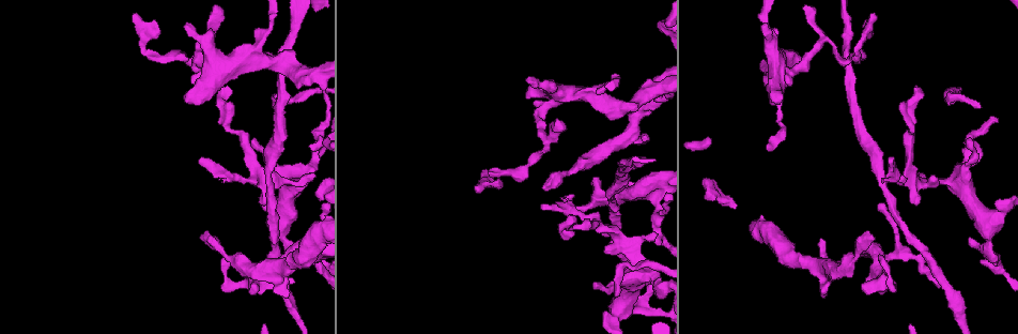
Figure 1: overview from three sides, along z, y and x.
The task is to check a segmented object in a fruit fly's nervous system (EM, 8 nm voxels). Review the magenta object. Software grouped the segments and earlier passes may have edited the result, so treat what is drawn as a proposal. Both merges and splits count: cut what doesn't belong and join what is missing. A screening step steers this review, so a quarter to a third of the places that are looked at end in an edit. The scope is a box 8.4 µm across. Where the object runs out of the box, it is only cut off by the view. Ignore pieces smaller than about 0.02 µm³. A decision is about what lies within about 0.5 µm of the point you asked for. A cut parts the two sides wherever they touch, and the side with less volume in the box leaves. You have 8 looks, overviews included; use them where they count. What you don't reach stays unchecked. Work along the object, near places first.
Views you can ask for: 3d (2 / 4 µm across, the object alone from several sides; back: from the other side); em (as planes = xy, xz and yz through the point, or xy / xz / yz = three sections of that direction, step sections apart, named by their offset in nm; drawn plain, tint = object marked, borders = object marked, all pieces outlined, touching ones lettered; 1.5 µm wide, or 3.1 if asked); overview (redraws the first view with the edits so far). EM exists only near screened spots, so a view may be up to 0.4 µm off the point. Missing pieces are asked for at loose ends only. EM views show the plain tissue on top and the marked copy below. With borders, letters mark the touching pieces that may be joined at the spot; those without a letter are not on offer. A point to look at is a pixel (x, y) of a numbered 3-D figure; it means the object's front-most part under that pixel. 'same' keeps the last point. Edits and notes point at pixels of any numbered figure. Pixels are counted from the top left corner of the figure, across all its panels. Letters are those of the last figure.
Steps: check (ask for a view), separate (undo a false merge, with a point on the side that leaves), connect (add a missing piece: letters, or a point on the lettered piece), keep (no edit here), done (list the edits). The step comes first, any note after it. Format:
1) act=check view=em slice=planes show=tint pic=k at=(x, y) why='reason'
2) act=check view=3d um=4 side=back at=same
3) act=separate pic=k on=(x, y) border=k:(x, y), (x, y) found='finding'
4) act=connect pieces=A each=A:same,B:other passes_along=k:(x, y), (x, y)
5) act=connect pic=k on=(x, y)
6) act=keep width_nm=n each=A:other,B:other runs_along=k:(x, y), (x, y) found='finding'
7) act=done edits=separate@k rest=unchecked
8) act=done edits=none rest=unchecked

act=check view=3d um=2 side=back pic=1 at=(826, 270) why='branch point'

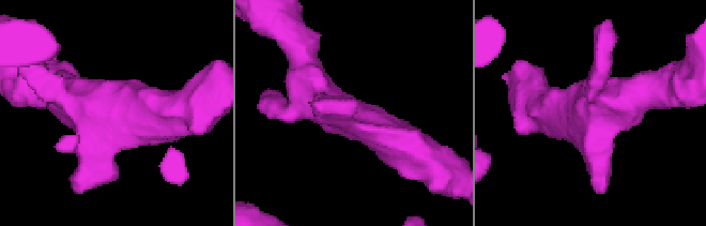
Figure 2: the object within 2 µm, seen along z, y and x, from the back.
act=check view=em slice=xy step=4 show=borders pic=2 at=(594, 108)

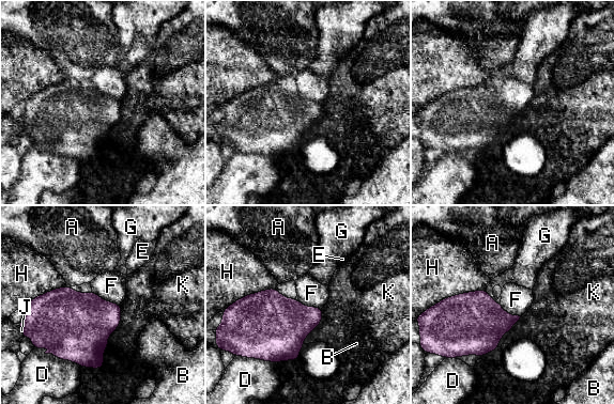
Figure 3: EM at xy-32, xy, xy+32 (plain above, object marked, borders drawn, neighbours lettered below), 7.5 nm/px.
act=check view=em slice=planes show=borders at=same

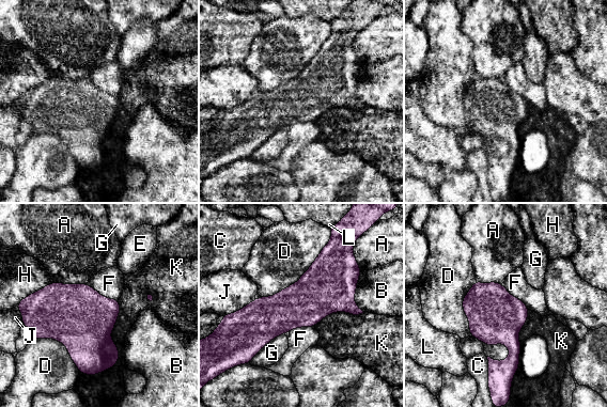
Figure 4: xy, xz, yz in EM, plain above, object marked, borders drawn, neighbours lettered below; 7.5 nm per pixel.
act=keep each=A:other,B:other,C:other,D:other,E:other,F:other,G:other,H:other,J:other,K:other,L:other border=4:(330, 237), (295, 282), (261, 297) found='continuous, no second neuron'

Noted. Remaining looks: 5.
act=check view=em slice=planes show=borders pic=1 at=(970, 242) why='free end'

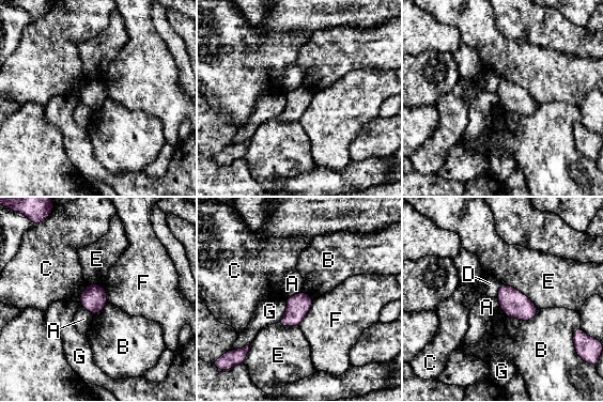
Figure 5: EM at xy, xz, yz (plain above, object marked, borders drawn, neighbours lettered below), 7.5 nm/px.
act=keep width_nm=170 longest_contact=E:340nm each=A:other,B:other,C:other,D:other,E:other,F:other,G:other found='none of them fits'

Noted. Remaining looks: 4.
act=check view=em slice=planes show=tint pic=1 at=(474, 188) why='tapers out'

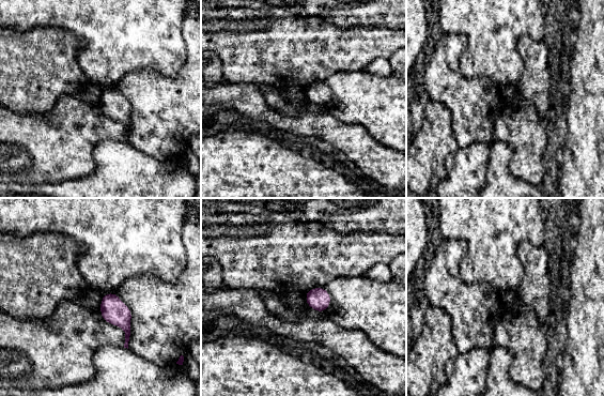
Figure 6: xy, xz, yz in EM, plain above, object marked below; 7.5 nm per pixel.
act=check view=em slice=planes show=borders at=same why='see the neighbours'

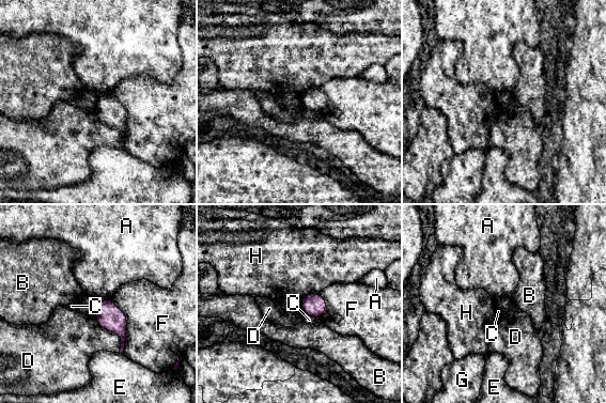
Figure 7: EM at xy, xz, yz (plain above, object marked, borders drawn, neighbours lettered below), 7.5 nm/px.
act=keep width_nm=170 each=A:other,B:other,C:other,D:other,E:other,F:other,G:other,H:other border=7:(302, 309), (315, 319) found='no lettered piece goes on from it'

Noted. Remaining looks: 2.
act=done edits=none rest=unchecked

